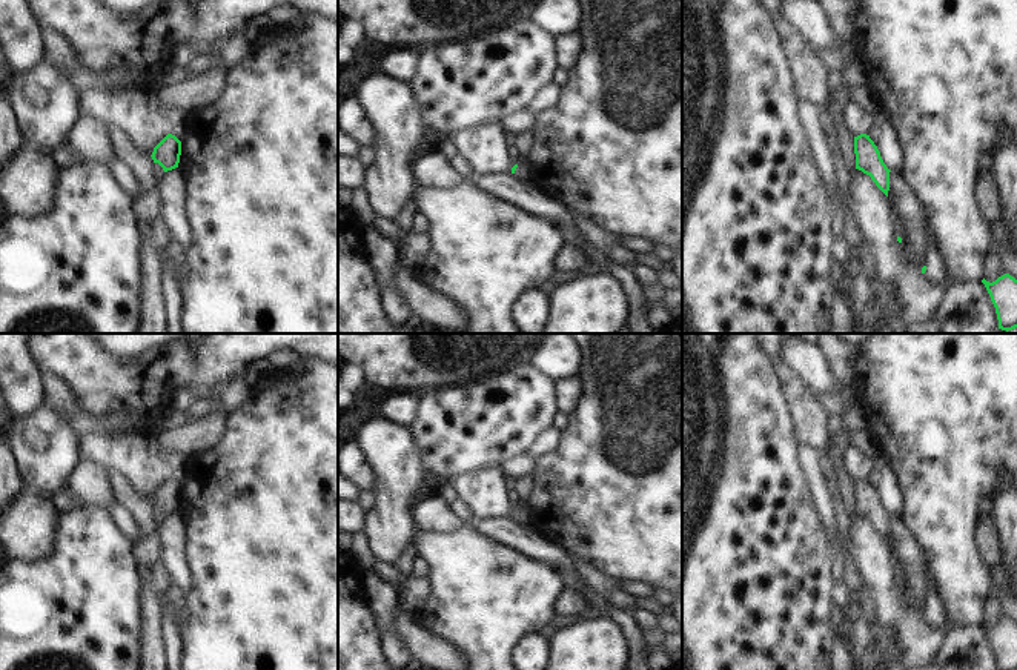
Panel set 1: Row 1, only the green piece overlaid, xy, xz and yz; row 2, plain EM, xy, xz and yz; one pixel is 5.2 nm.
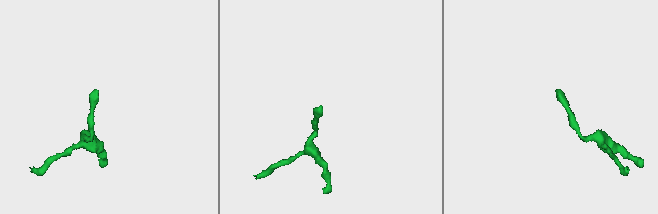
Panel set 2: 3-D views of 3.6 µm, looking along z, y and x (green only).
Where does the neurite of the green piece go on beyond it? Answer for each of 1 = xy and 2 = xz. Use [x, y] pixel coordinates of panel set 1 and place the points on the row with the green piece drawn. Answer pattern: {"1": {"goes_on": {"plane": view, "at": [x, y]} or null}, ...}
{"1": {"goes_on": null}, "2": {"goes_on": null}}

